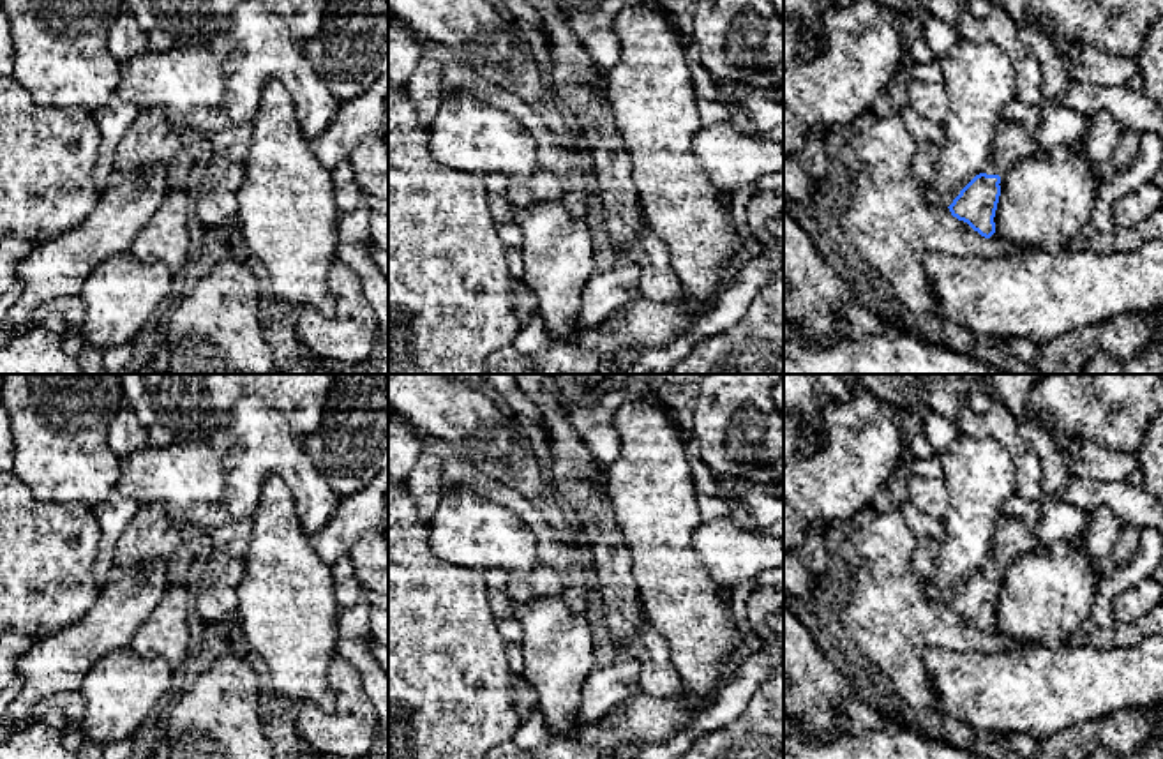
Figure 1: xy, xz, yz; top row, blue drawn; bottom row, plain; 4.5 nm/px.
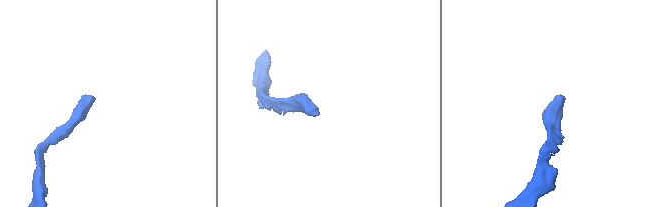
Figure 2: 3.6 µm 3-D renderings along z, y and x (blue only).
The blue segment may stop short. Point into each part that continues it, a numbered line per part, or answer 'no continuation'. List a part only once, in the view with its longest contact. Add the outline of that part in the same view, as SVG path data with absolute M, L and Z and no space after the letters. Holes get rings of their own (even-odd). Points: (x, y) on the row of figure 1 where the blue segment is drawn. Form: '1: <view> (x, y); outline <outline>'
1: yz (1012, 142); outline M1001 122L994 132L992 155L983 168L983 173L1002 177L1017 161L1036 155L1036 152L1036 129L1018 122Z

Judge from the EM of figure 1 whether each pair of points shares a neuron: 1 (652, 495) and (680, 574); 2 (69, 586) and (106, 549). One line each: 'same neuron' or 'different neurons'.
1: same neuron
2: different neurons

